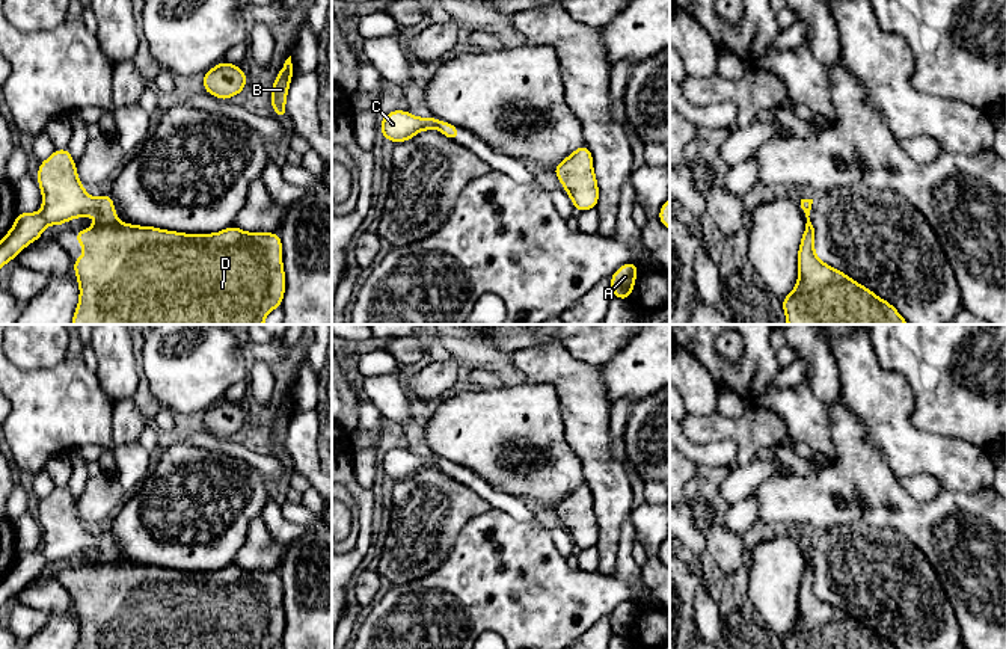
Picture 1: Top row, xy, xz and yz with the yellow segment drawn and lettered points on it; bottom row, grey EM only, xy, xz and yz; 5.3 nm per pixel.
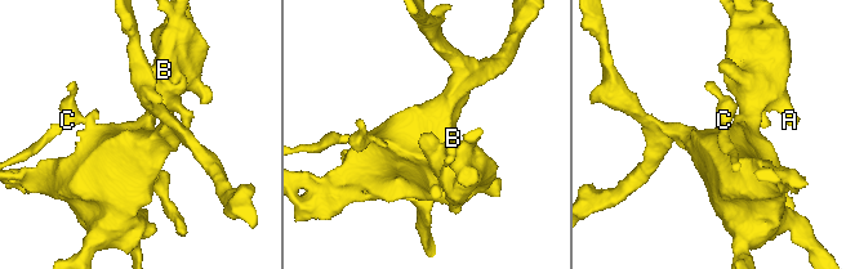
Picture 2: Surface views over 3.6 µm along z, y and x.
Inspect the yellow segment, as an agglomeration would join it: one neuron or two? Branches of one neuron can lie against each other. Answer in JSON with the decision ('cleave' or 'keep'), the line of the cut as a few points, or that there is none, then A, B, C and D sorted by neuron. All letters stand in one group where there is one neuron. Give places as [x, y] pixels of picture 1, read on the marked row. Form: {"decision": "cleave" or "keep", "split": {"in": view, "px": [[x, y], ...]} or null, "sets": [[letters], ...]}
{"decision": "keep", "split": null, "sets": [["A", "B", "C", "D"]]}

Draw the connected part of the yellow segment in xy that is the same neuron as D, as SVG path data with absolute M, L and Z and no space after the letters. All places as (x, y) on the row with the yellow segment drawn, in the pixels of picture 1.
M68 148L56 149L41 161L36 180L42 192L42 211L17 213L14 226L0 240L0 269L41 238L47 225L59 226L75 217L95 216L92 228L75 234L75 241L84 246L84 255L72 260L80 297L71 324L264 324L265 315L281 308L285 272L279 232L246 232L231 225L214 234L184 234L121 223L110 193L97 199L84 192Z

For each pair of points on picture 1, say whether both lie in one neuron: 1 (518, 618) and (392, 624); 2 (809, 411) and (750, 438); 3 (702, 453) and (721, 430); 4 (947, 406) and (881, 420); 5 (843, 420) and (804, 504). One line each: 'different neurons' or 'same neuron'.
1: same neuron
2: different neurons
3: different neurons
4: different neurons
5: same neuron

